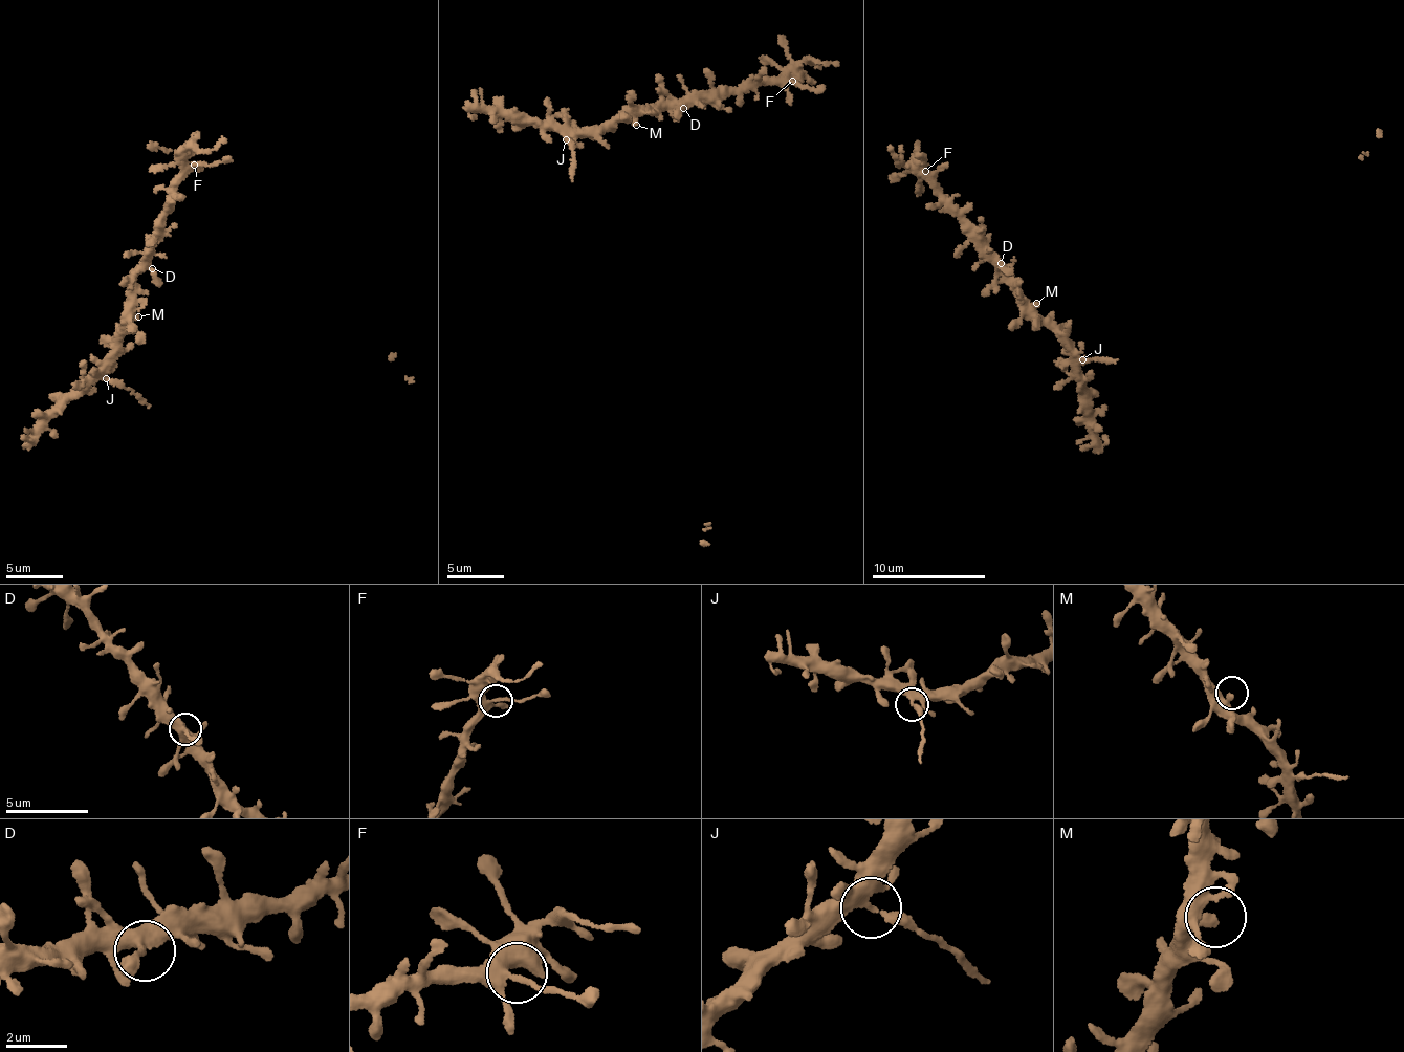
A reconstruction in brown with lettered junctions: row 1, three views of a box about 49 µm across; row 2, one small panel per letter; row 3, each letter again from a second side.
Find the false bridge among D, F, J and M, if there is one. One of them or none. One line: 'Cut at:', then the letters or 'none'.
Cut at: J

